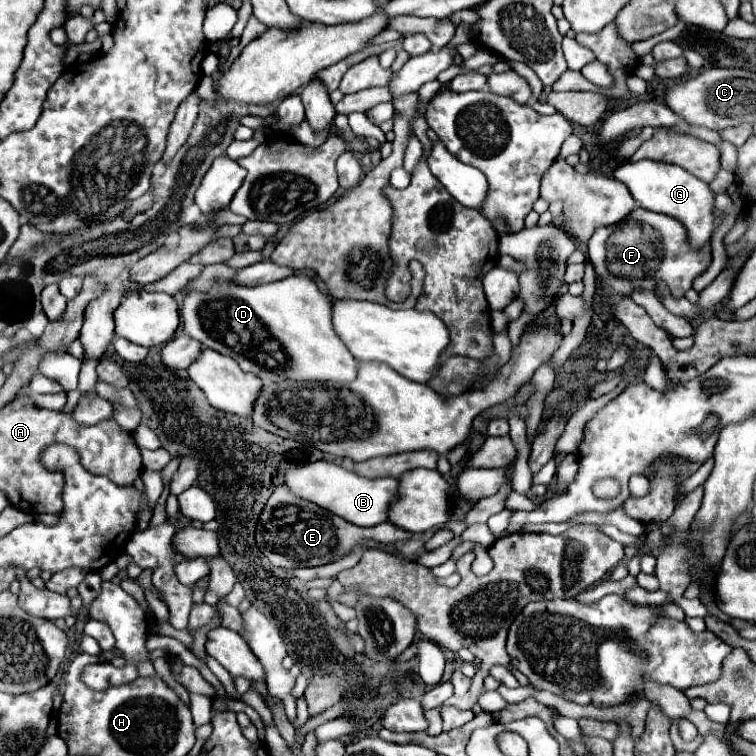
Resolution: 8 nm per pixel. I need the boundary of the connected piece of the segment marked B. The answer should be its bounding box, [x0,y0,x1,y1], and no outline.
[285,461,397,527]

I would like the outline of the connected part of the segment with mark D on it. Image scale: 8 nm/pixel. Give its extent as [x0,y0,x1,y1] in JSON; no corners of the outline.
[181,275,357,383]

